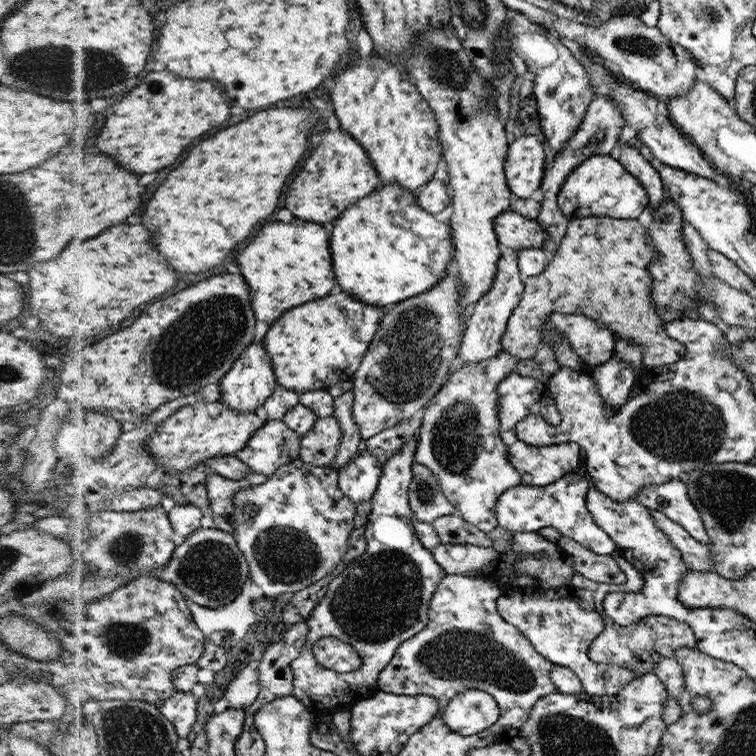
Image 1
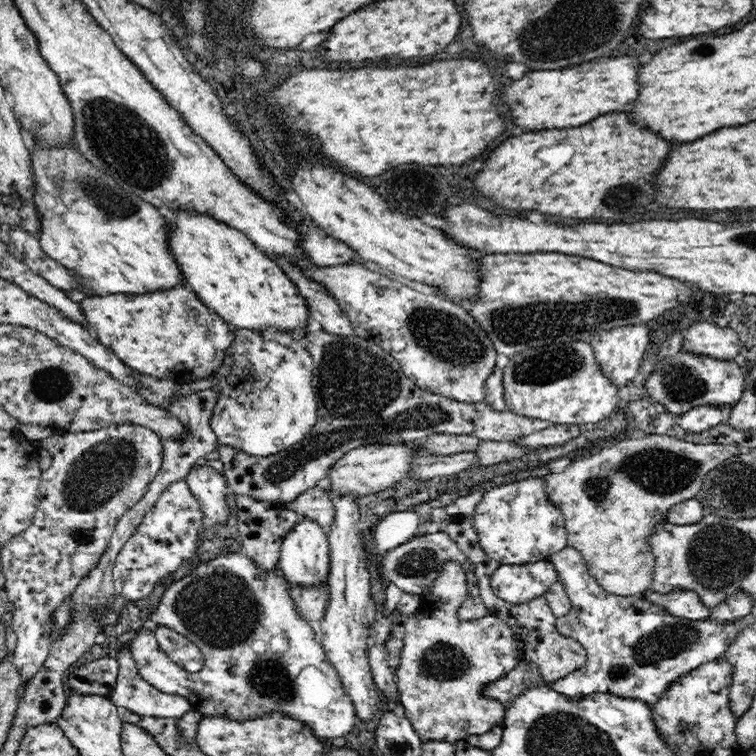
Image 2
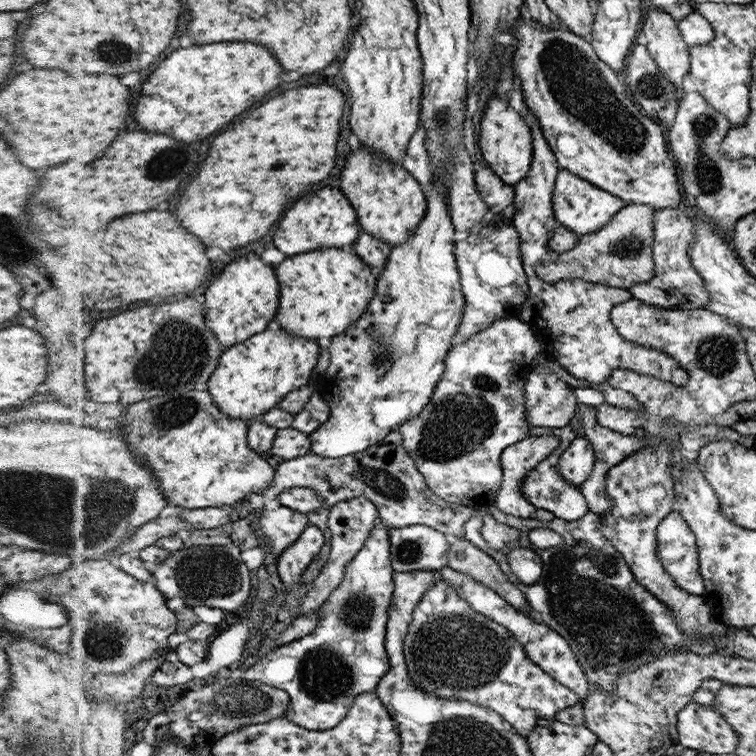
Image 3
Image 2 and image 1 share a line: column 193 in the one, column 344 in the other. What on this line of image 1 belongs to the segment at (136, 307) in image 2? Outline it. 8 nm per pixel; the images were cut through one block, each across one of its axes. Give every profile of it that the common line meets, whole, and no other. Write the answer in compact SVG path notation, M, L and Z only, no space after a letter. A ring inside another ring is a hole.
M346 291L289 310L270 326L264 338L277 370L278 384L303 394L352 380L378 333L386 310L358 301Z

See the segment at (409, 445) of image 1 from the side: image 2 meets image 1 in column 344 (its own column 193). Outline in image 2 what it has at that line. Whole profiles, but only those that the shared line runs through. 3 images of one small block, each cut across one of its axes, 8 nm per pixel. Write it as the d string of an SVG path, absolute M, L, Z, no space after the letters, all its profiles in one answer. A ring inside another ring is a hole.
M242 550L219 554L202 564L200 570L204 570L204 574L188 574L162 594L160 604L150 613L150 620L132 640L129 650L141 677L162 693L186 698L193 711L207 717L252 721L276 712L303 722L320 738L336 738L352 732L358 719L354 704L342 686L337 670L325 656L323 646L316 642L314 630L300 617L289 594L290 583L285 581L281 571L278 569L261 576L256 562ZM160 627L174 630L202 651L204 662L199 671L184 670L161 649L156 636Z

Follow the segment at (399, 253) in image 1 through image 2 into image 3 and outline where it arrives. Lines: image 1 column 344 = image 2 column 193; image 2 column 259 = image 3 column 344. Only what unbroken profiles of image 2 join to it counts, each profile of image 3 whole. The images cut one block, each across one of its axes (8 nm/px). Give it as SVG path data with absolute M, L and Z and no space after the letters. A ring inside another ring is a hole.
M322 247L294 255L277 265L282 283L282 304L277 319L293 335L327 342L344 333L369 308L376 296L377 281L372 267L350 248Z

